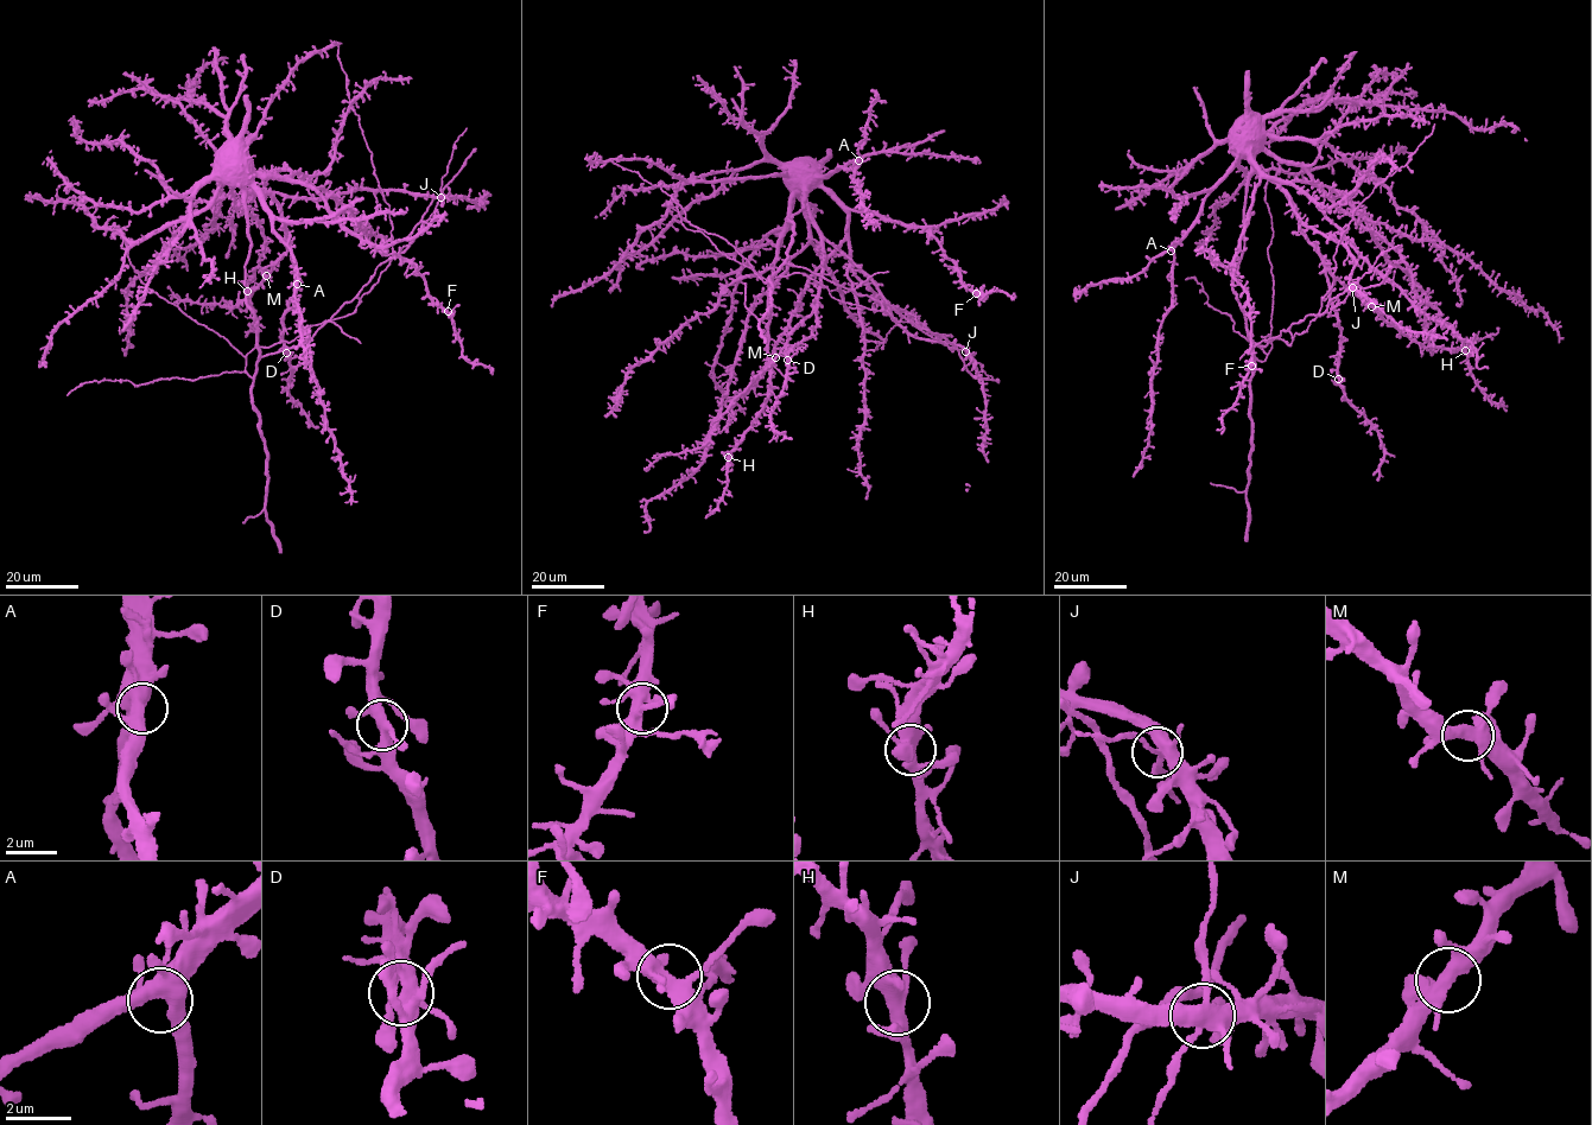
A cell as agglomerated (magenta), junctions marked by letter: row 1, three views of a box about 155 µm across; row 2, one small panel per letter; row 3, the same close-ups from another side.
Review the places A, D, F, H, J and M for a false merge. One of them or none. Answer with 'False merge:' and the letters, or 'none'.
False merge: none

